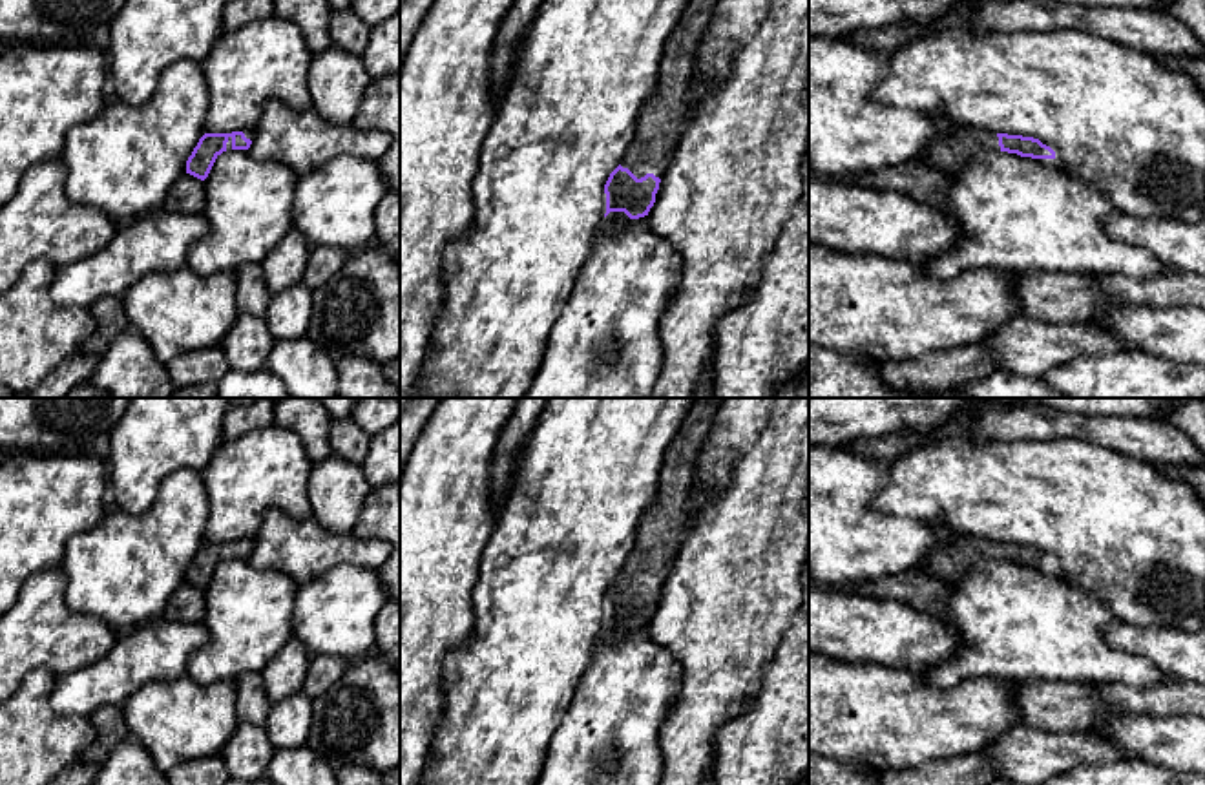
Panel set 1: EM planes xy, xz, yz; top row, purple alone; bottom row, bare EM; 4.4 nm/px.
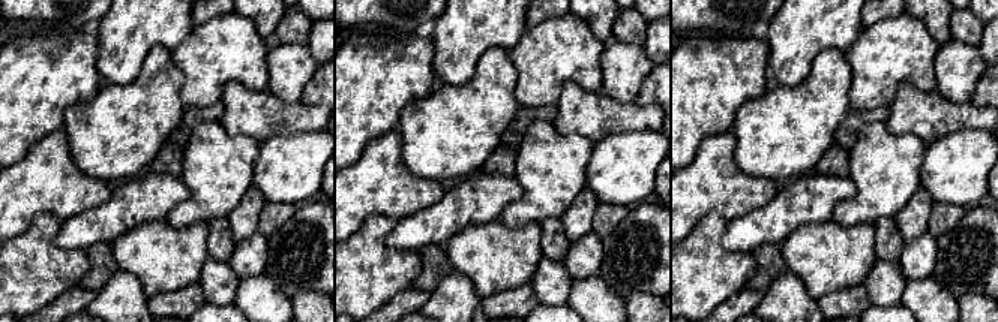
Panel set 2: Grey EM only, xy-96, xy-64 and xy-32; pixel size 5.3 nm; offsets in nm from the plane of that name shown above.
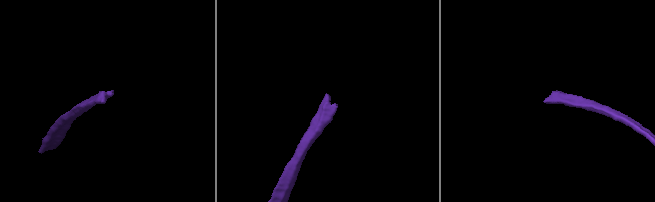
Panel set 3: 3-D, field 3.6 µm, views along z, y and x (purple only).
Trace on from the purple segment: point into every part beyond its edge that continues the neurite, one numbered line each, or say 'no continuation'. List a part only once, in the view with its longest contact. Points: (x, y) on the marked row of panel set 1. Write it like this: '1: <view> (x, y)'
1: xz (660, 125)

